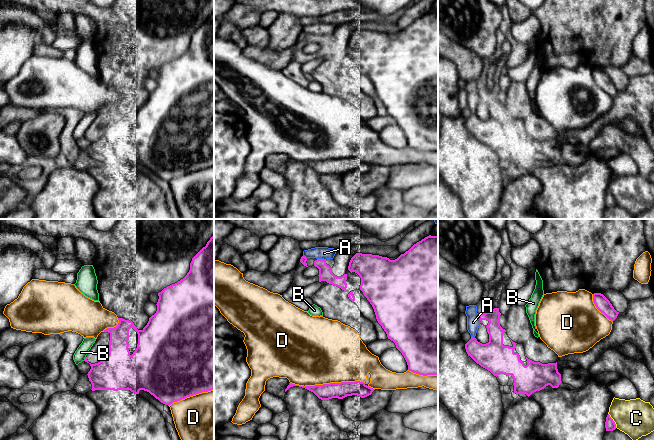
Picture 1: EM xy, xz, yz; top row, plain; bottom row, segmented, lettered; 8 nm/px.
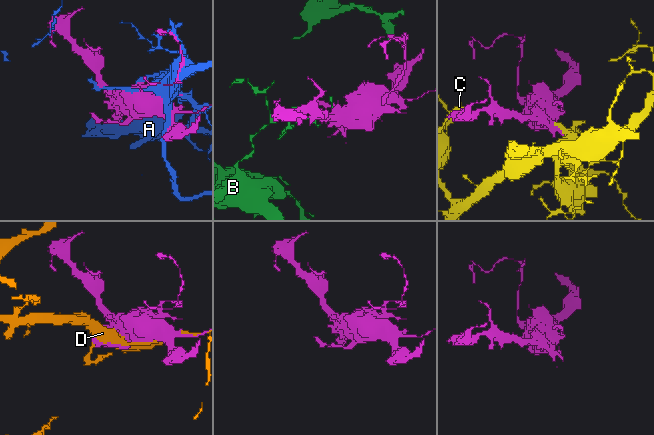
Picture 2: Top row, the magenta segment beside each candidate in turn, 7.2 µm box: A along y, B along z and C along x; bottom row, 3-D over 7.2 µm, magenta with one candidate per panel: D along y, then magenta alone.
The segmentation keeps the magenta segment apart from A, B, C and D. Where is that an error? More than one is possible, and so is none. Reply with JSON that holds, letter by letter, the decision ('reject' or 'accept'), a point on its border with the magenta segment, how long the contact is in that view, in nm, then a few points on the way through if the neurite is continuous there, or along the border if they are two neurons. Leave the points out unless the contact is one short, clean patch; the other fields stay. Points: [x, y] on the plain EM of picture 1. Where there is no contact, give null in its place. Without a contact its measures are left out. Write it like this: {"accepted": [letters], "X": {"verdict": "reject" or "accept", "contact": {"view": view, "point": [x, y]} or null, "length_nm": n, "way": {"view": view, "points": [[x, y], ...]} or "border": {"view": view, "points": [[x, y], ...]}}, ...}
{"accepted": ["C"], "A": {"verdict": "reject", "contact": {"view": "xz", "point": [321, 35]}, "length_nm": 70}, "B": {"verdict": "reject", "contact": {"view": "xy", "point": [85, 134]}, "length_nm": 40}, "C": {"verdict": "accept", "contact": {"view": "yz", "point": [612, 196]}, "length_nm": 140}, "D": {"verdict": "reject", "contact": {"view": "xz", "point": [327, 160]}, "length_nm": 600}}

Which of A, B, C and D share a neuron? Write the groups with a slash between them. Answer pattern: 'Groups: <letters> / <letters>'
Groups: A / B / C / D

